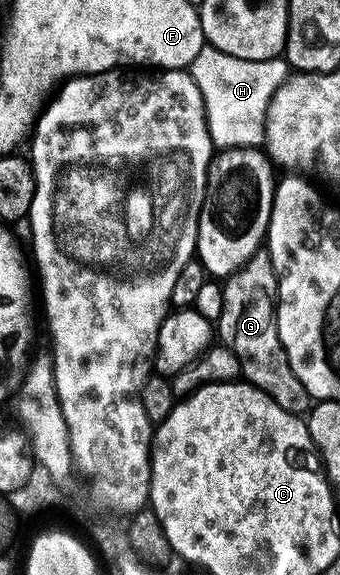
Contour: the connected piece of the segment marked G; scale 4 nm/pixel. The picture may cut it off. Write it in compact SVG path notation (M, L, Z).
M259 249L235 275L222 284L222 312L216 320L216 335L221 346L232 349L242 366L241 378L259 387L280 409L305 416L312 406L308 389L292 373L292 365L280 345L278 332L278 274L270 260L269 250Z

